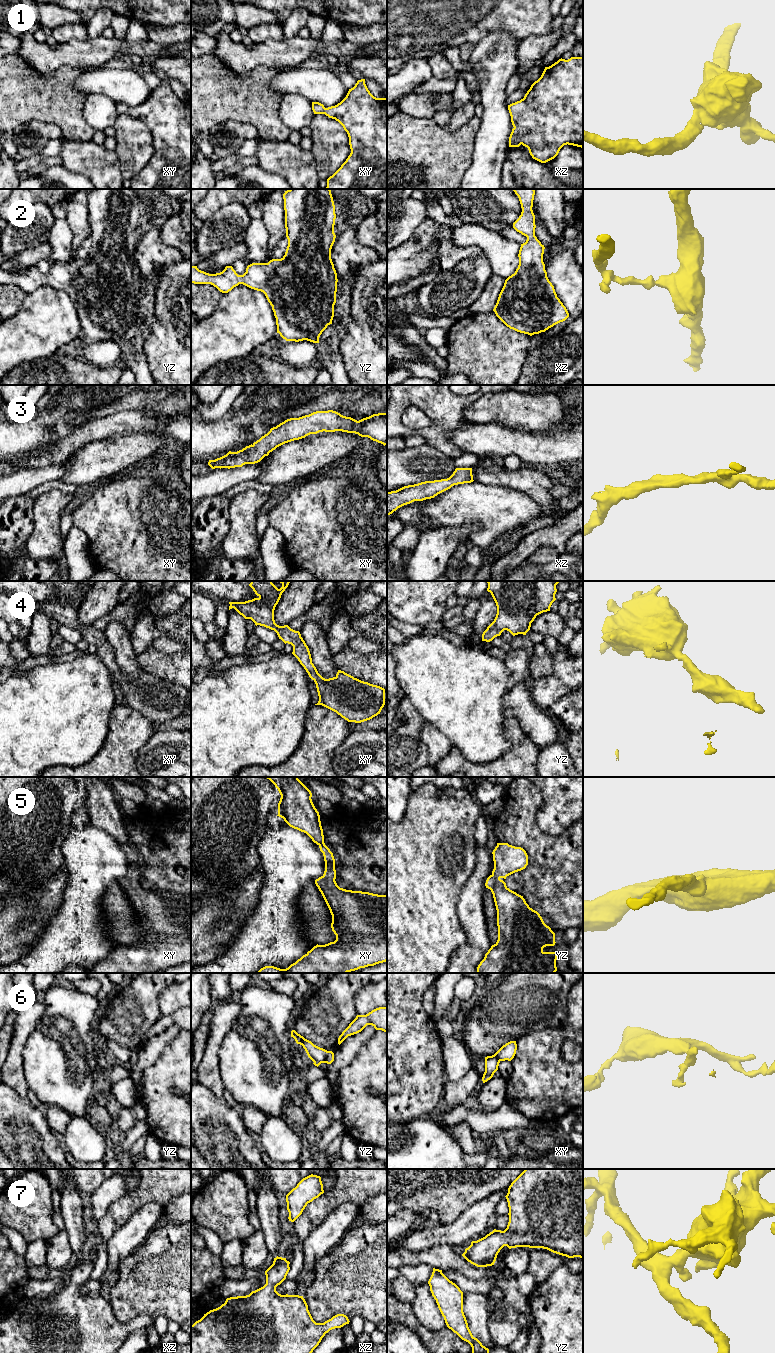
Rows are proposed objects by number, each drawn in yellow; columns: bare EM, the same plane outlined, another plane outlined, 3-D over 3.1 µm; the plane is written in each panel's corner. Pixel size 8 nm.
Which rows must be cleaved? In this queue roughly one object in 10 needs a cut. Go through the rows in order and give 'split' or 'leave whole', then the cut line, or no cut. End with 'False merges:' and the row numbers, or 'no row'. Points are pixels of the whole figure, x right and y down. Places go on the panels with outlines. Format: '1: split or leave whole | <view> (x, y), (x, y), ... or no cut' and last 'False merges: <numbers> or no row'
1: leave whole | no cut
2: leave whole | no cut
3: leave whole | no cut
4: leave whole | no cut
5: leave whole | no cut
6: split | yz (329, 1051), (322, 1061), (314, 1062)
7: leave whole | no cut
False merges: 6

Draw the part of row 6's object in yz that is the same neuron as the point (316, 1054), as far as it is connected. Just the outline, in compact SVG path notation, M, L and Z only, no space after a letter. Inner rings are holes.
M295 1030L291 1031L291 1037L293 1037L297 1044L300 1044L305 1049L308 1057L313 1062L323 1062L326 1059L329 1051L314 1045L311 1041L305 1039L303 1036L298 1034Z

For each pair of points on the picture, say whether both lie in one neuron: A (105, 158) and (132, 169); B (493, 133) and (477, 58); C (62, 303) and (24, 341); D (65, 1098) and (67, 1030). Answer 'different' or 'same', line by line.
A: different
B: same
C: same
D: same

